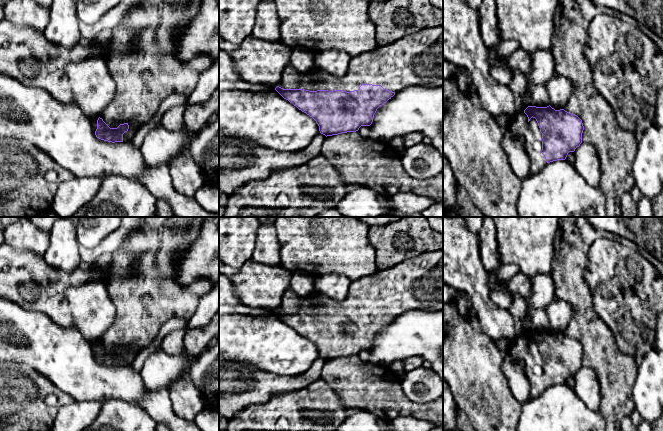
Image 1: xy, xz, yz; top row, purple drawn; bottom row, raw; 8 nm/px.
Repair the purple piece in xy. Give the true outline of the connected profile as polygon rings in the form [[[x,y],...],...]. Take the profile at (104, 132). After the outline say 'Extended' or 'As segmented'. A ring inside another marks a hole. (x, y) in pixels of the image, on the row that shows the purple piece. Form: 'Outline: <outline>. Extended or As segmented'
Outline: [[[102,118],[97,120],[95,135],[97,138],[108,142],[123,142],[123,134],[129,129],[128,123],[120,124],[117,128],[110,128]]]. As segmented

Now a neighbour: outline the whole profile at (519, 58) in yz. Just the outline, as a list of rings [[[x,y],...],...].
[[[518,48],[507,57],[506,63],[502,63],[498,58],[490,56],[489,66],[500,67],[508,71],[513,67],[517,67],[520,72],[527,73],[530,71],[530,59],[527,52]]]

